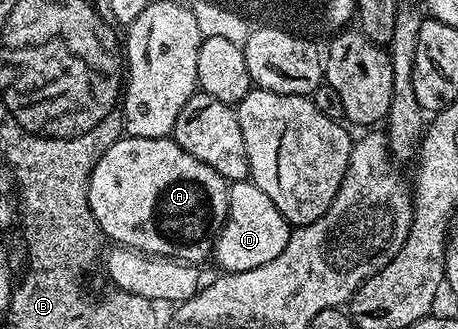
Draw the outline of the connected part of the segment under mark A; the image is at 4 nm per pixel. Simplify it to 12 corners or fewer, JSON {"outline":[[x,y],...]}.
{"outline":[[125,135],[95,163],[110,242],[201,263],[230,182],[172,136]]}

